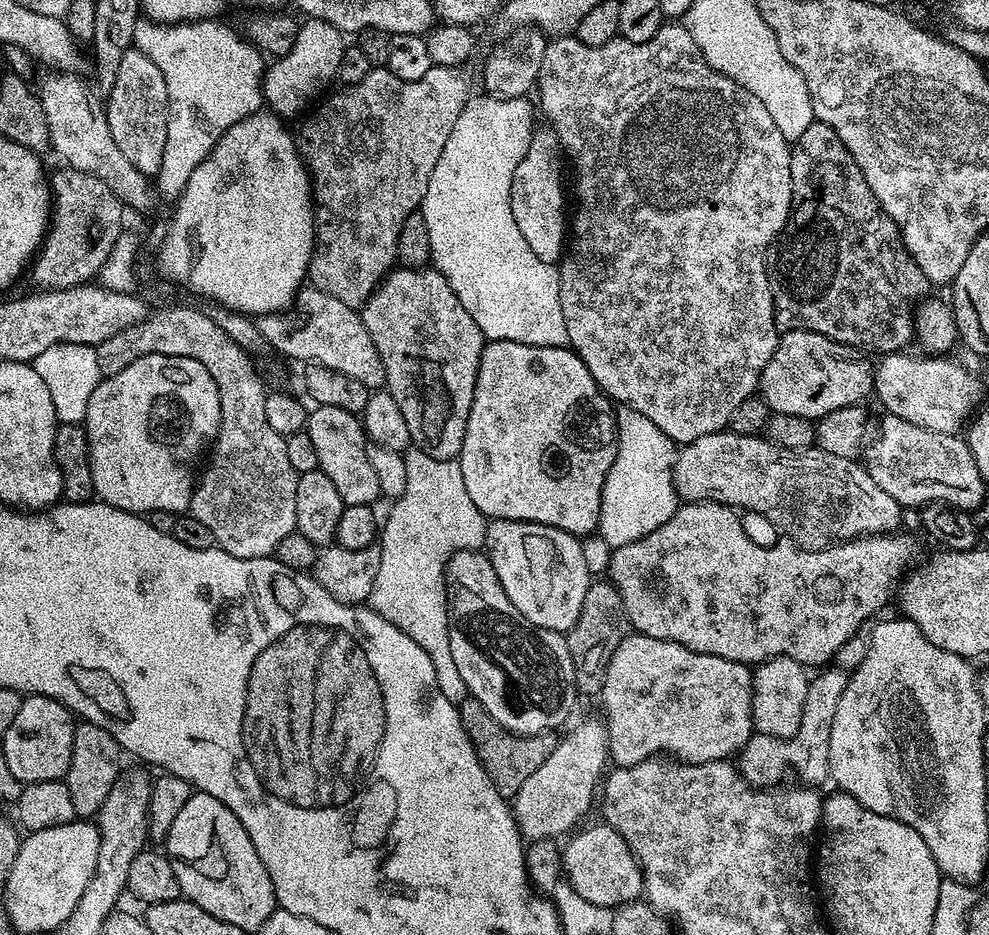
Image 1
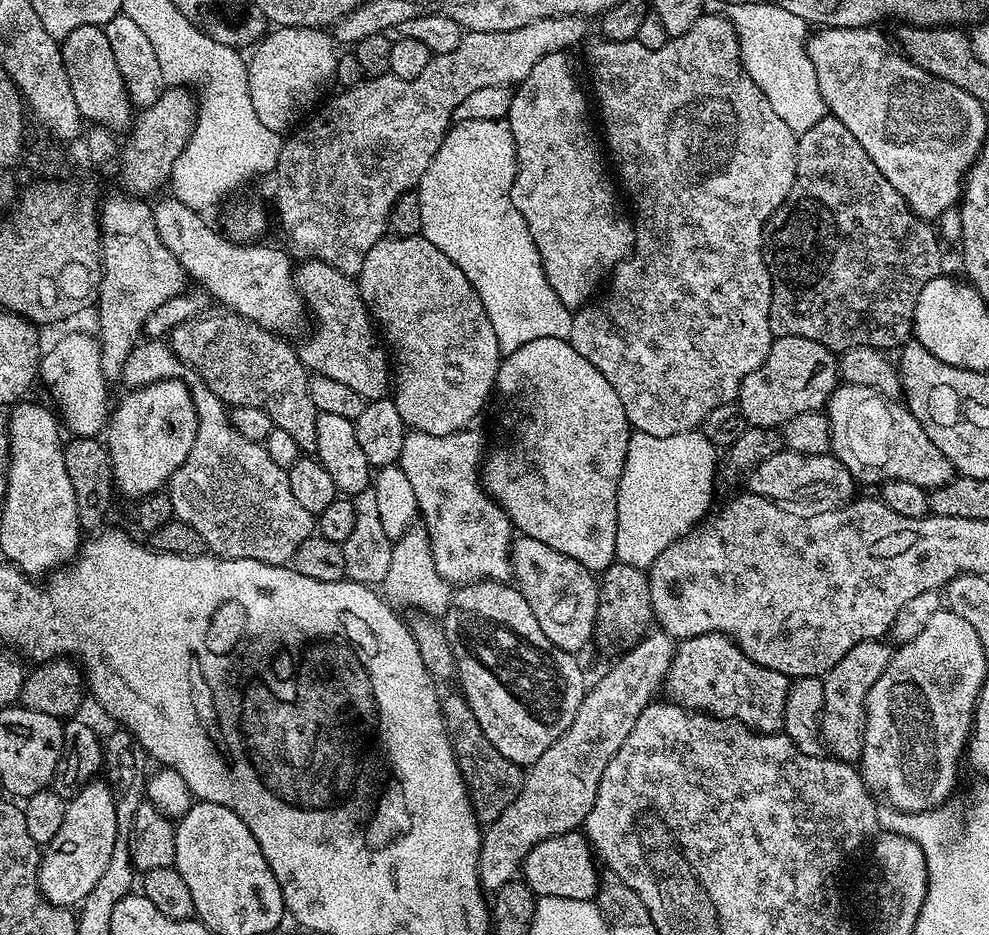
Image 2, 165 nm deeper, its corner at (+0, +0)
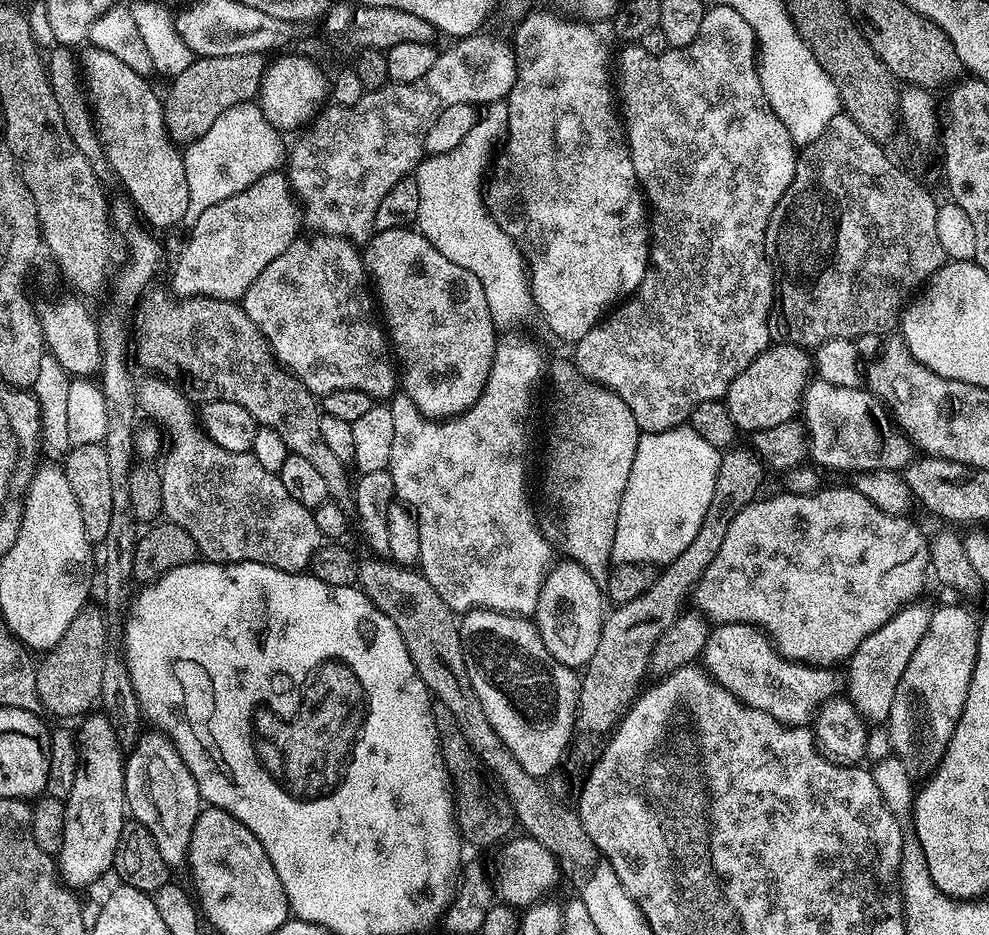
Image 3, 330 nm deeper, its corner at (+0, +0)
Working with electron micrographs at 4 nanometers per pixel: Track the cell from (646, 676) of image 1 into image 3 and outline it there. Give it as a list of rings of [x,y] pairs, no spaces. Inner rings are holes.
[[[722,624],[711,629],[702,653],[703,665],[713,678],[743,704],[793,726],[813,723],[817,711],[837,695],[831,667],[785,659],[775,644],[754,624]]]

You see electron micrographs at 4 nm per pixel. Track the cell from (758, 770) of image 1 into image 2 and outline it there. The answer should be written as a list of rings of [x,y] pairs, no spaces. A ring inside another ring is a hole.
[[[883,639],[858,642],[824,677],[824,713],[820,715],[820,735],[831,755],[846,764],[855,765],[864,749],[864,699],[870,694],[874,682],[882,678],[893,649]]]

